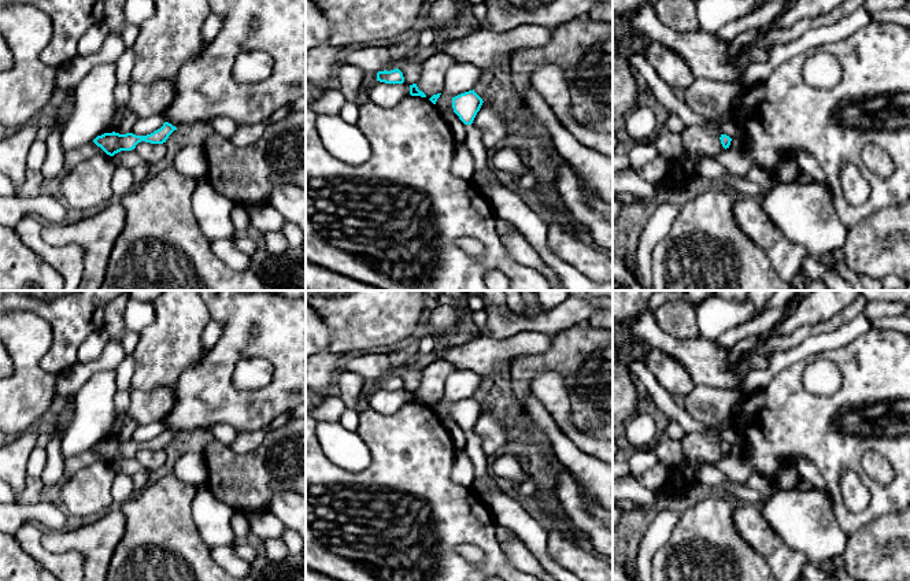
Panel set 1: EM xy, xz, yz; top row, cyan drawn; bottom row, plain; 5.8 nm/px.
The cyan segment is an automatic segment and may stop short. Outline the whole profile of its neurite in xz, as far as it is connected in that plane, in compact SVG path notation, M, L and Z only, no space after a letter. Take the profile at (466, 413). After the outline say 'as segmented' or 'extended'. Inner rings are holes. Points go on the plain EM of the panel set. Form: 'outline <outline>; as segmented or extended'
outline M474 396L452 404L454 419L466 432L465 451L474 466L474 492L487 504L496 525L511 530L530 549L548 574L554 576L558 581L581 581L550 558L547 552L548 534L543 523L530 517L517 499L488 485L491 462L481 449L481 437L471 432L482 410L482 406Z; extended

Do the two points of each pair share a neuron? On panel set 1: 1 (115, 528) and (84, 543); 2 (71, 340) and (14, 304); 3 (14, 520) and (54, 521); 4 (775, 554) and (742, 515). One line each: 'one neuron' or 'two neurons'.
1: one neuron
2: one neuron
3: one neuron
4: one neuron

